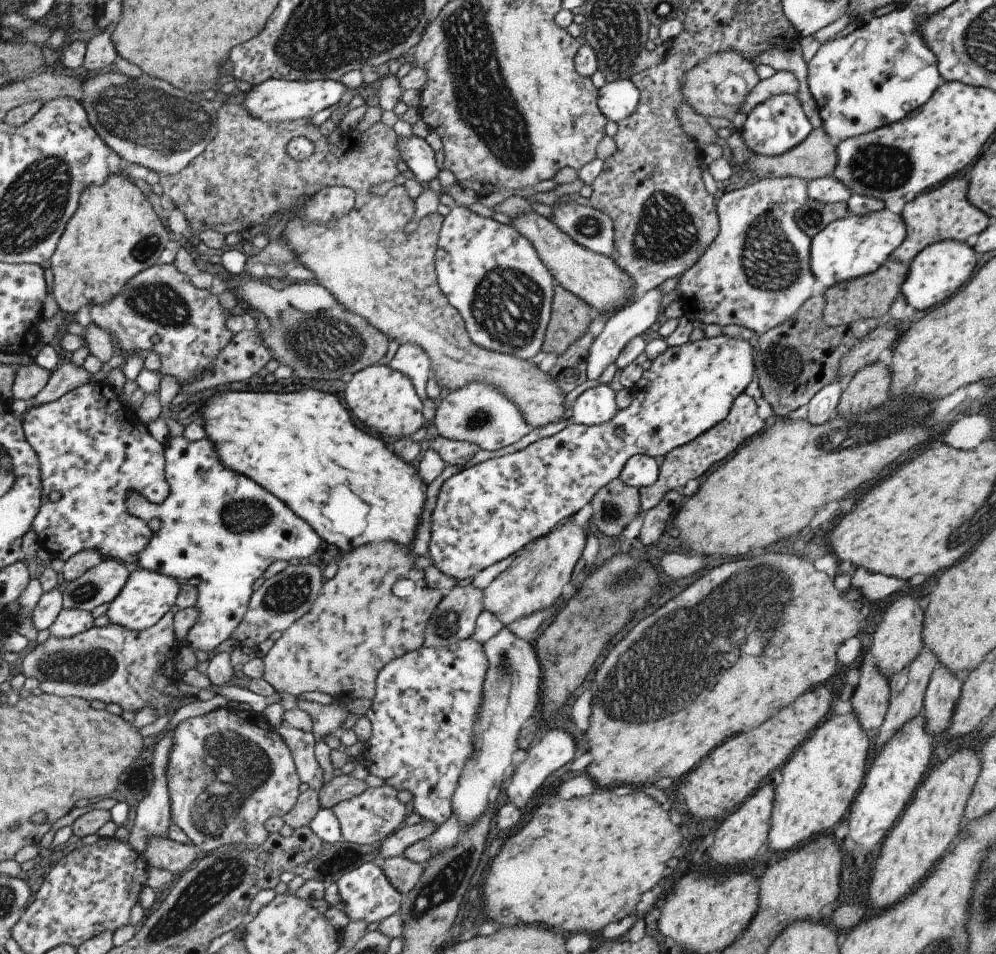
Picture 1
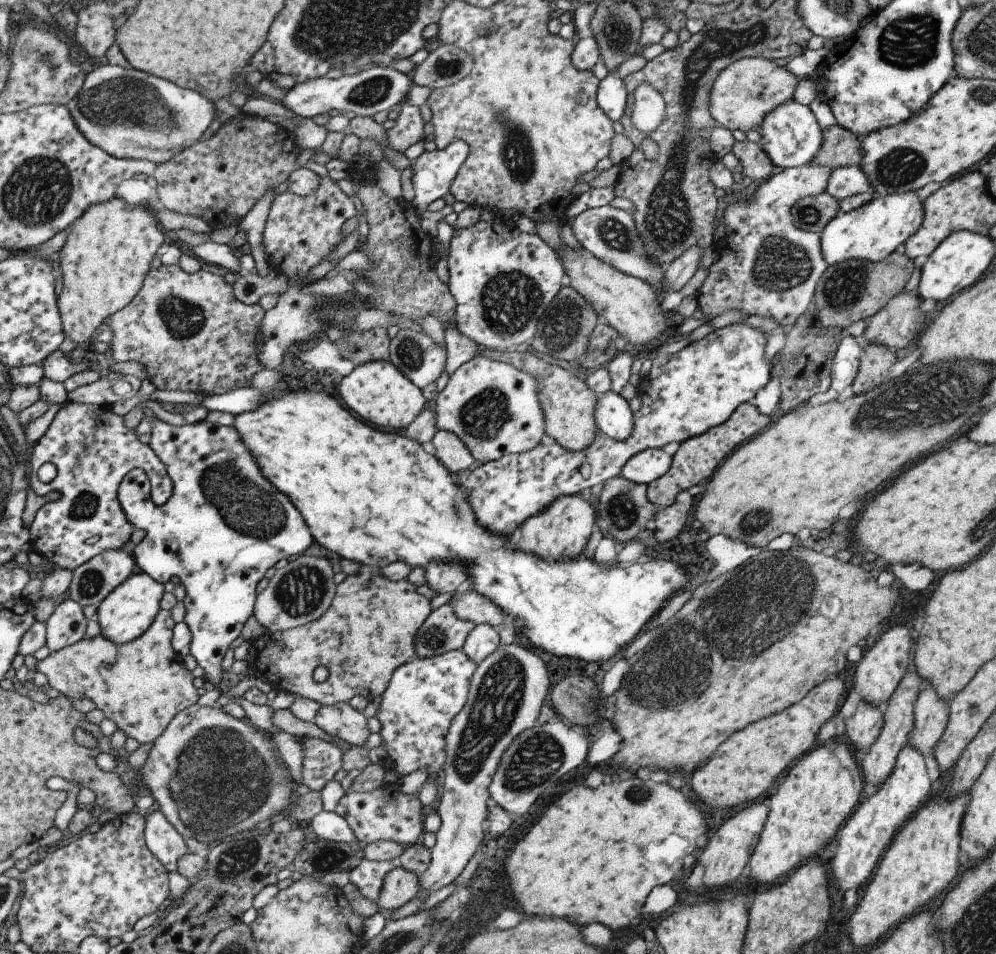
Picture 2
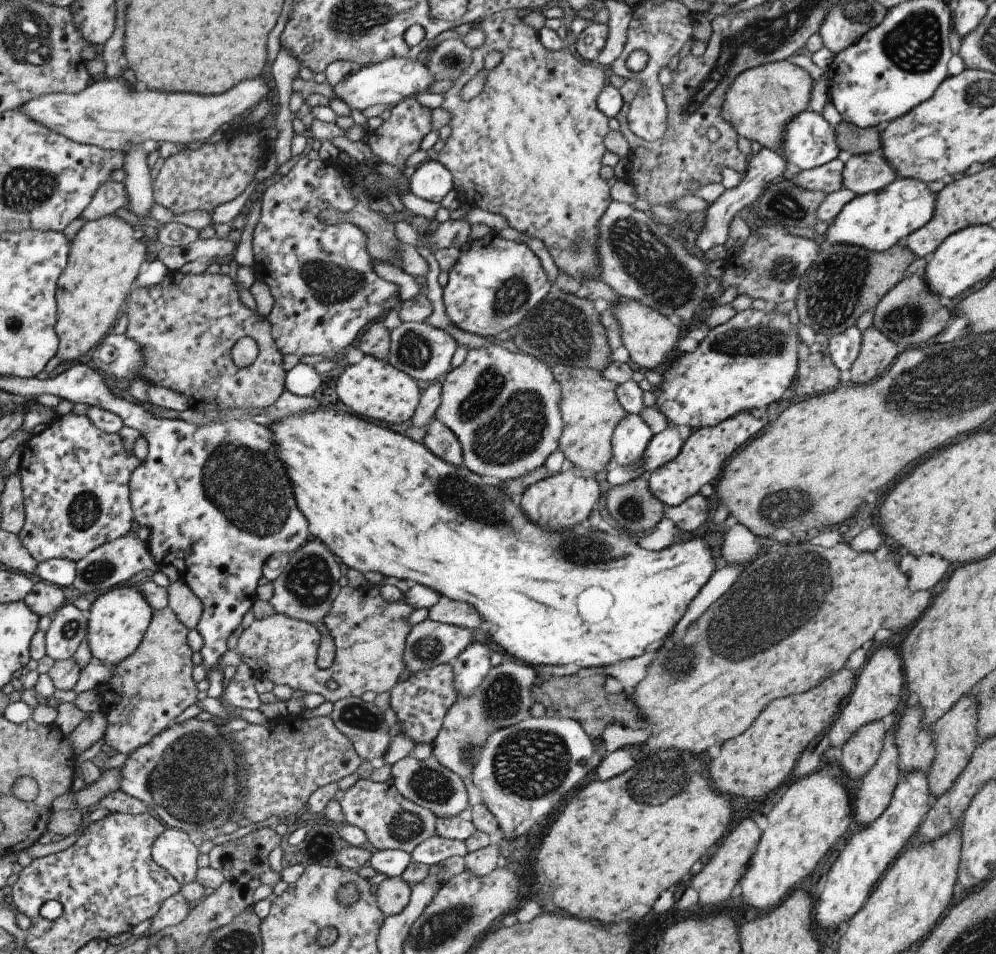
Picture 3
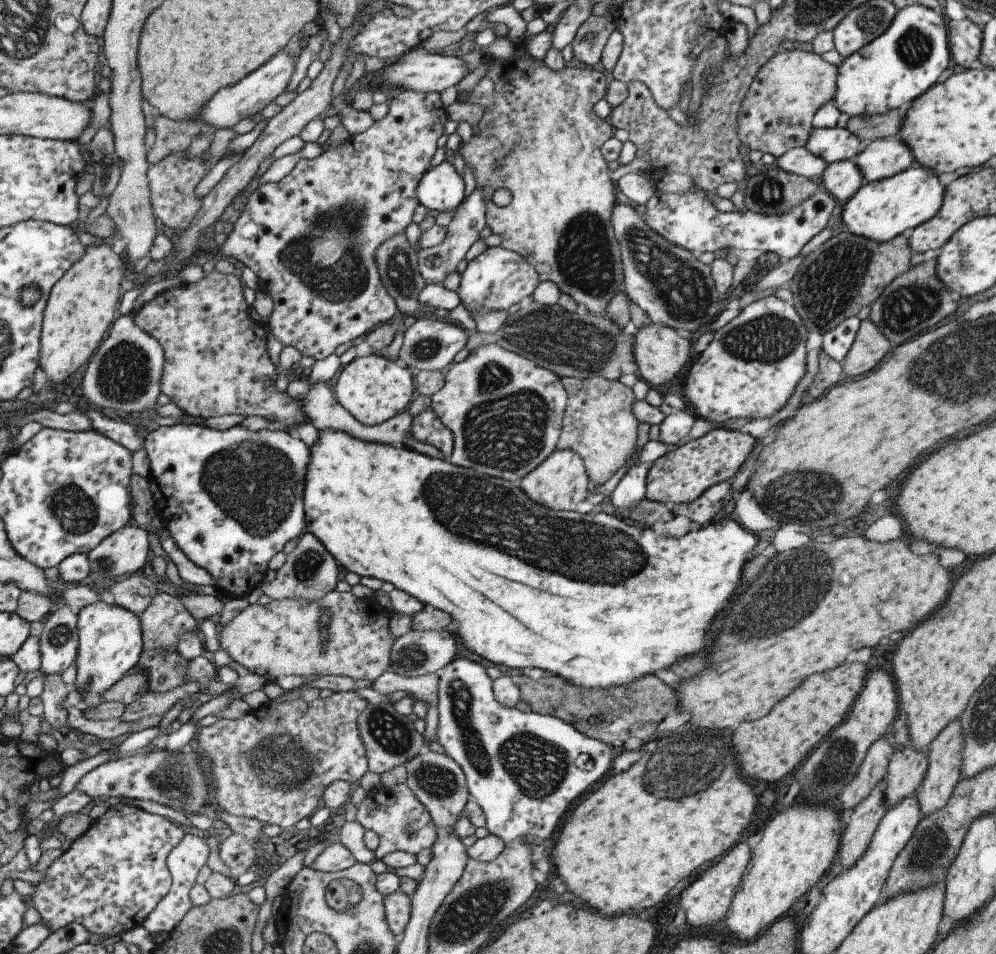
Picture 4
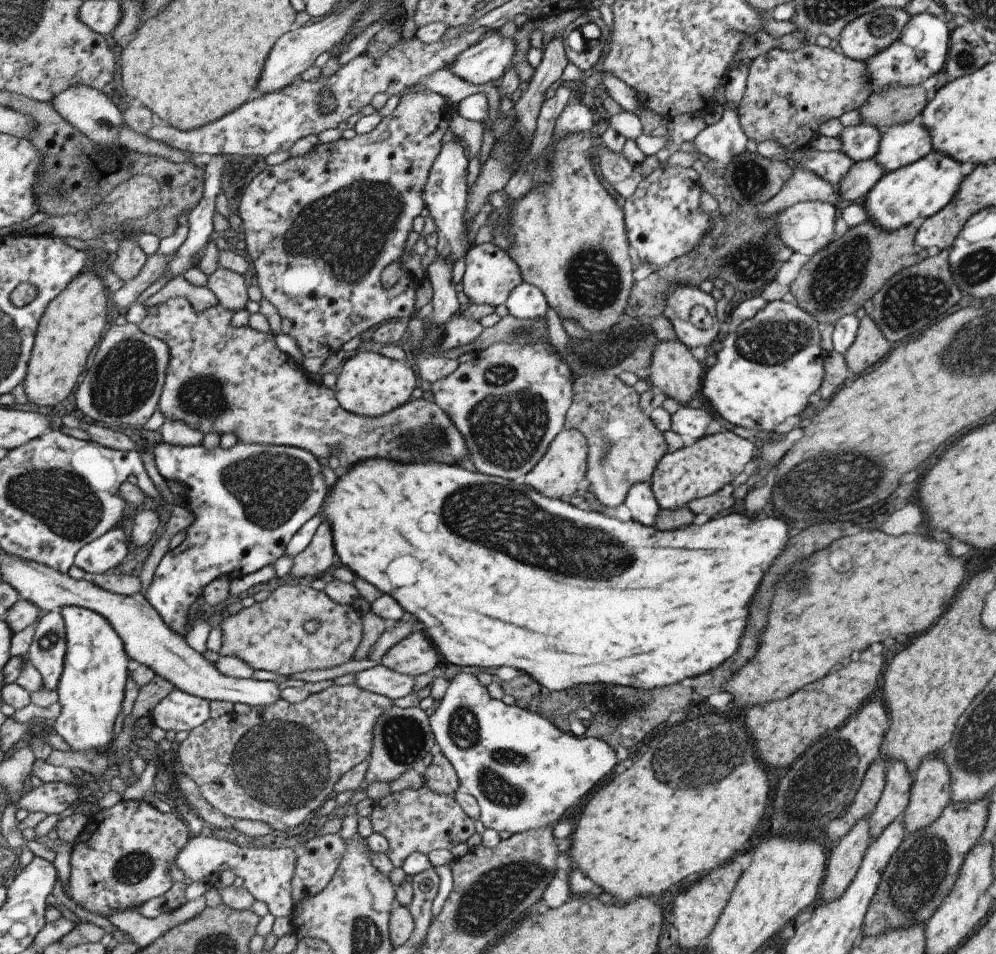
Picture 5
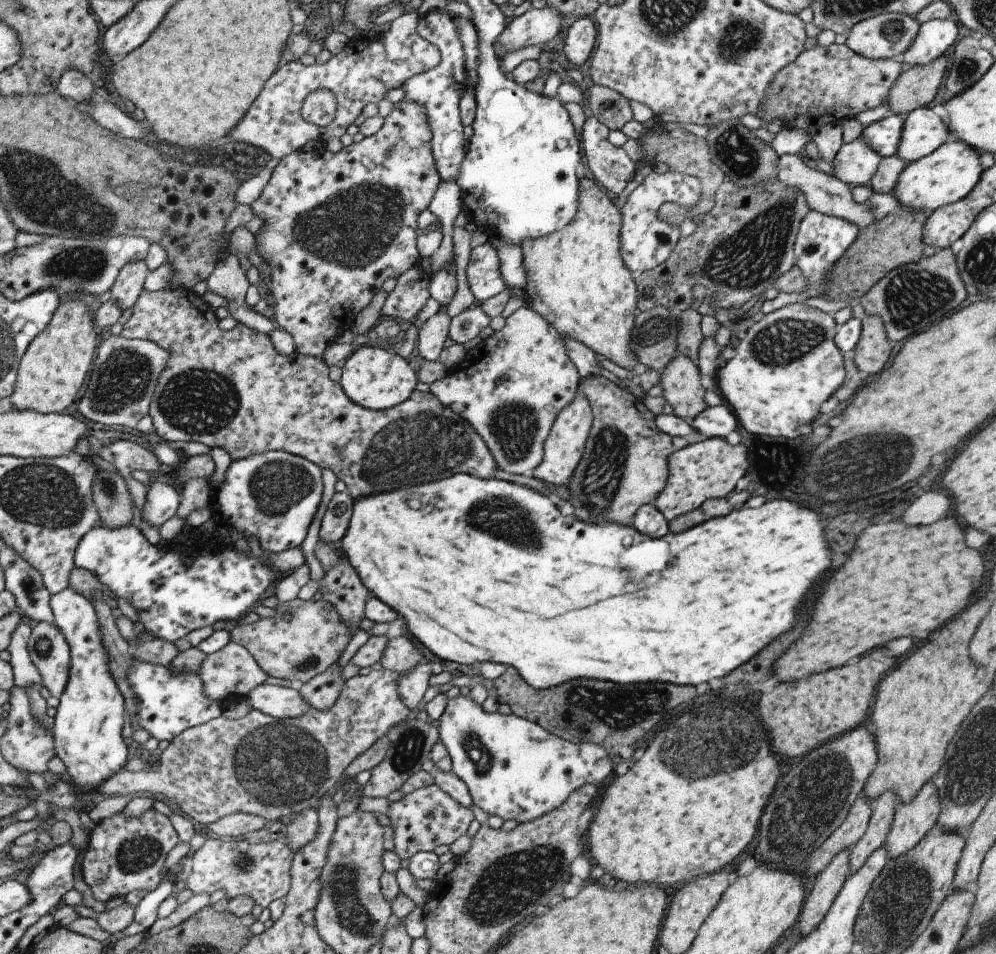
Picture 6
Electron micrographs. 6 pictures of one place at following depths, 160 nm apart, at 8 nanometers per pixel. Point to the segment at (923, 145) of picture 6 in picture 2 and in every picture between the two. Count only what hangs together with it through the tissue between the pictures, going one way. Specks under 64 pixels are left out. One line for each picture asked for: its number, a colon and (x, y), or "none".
2: (843, 182)
3: (862, 173)
4: (879, 159)
5: (900, 145)

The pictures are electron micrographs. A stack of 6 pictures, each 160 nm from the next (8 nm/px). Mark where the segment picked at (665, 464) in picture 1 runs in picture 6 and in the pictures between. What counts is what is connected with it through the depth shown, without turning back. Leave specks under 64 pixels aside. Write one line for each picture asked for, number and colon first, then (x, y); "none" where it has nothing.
2: (693, 462)
3: (701, 457)
4: (679, 476)
5: (691, 472)
6: (708, 469)

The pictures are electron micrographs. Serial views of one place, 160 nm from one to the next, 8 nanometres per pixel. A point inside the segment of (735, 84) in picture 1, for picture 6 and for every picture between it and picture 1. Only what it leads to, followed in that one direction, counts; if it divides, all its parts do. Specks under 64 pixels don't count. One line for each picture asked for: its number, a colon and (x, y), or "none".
2: (742, 93)
3: (760, 101)
4: (774, 115)
5: (788, 94)
6: (825, 84)

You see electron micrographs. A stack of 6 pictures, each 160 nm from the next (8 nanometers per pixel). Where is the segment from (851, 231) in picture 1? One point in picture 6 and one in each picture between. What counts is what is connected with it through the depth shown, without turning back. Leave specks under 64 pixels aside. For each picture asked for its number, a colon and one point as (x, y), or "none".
2: (877, 228)
3: (876, 220)
4: (879, 210)
5: (917, 190)
6: (946, 175)

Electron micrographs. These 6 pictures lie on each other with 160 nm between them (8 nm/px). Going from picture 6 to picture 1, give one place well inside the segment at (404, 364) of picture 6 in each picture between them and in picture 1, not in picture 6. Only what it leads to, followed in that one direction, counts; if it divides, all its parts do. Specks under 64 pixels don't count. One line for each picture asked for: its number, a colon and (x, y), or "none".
1: (384, 400)
2: (376, 391)
3: (371, 388)
4: (372, 389)
5: (369, 385)

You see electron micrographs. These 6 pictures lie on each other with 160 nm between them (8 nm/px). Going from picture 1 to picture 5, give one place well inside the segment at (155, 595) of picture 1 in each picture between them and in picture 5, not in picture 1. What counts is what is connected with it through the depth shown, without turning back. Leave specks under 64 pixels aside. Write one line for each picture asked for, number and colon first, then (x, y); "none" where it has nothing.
2: (127, 614)
3: (118, 621)
4: (112, 641)
5: (91, 690)

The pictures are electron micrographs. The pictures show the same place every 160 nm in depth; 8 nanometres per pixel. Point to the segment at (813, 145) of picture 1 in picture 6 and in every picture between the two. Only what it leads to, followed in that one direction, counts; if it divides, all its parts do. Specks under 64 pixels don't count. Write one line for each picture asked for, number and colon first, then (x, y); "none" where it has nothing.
2: (839, 148)
3: (849, 138)
4: (867, 129)
5: (894, 106)
6: (916, 86)

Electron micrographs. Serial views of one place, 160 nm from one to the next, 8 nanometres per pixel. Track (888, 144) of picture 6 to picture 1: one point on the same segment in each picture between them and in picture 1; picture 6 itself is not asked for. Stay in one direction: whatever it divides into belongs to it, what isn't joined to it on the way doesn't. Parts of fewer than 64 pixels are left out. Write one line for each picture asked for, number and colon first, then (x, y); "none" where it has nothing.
1: (771, 127)
2: (789, 135)
3: (808, 141)
4: (830, 144)
5: (859, 142)

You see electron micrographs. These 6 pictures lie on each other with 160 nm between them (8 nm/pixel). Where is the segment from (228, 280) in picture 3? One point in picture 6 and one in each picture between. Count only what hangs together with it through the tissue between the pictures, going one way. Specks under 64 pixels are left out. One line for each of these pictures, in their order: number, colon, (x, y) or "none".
4: (237, 377)
5: (219, 378)
6: (229, 389)

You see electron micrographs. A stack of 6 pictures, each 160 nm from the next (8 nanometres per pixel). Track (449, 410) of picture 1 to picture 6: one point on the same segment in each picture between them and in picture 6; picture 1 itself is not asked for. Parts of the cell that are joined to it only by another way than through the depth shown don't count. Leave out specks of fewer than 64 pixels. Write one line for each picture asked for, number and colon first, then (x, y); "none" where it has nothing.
2: (493, 408)
3: (502, 407)
4: (505, 413)
5: (508, 401)
6: (511, 390)

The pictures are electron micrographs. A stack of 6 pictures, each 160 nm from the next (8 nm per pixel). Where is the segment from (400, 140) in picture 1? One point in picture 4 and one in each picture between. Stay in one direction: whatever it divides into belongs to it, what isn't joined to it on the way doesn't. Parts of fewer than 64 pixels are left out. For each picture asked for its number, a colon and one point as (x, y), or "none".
2: (433, 172)
3: (431, 181)
4: (441, 188)

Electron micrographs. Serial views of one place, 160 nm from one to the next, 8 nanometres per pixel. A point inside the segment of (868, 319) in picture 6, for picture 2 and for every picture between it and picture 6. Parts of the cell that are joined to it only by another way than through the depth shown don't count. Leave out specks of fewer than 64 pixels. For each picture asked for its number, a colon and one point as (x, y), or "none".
2: (875, 361)
3: (876, 352)
4: (869, 346)
5: (869, 345)

